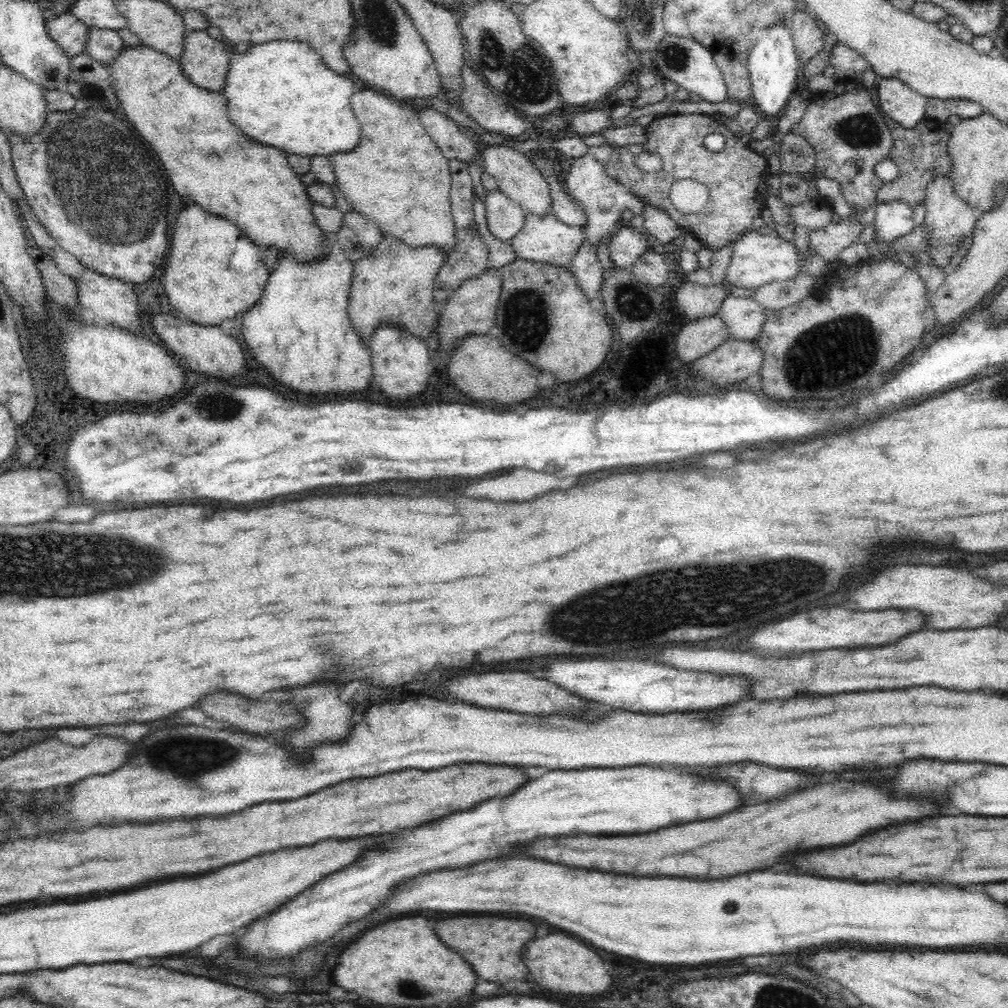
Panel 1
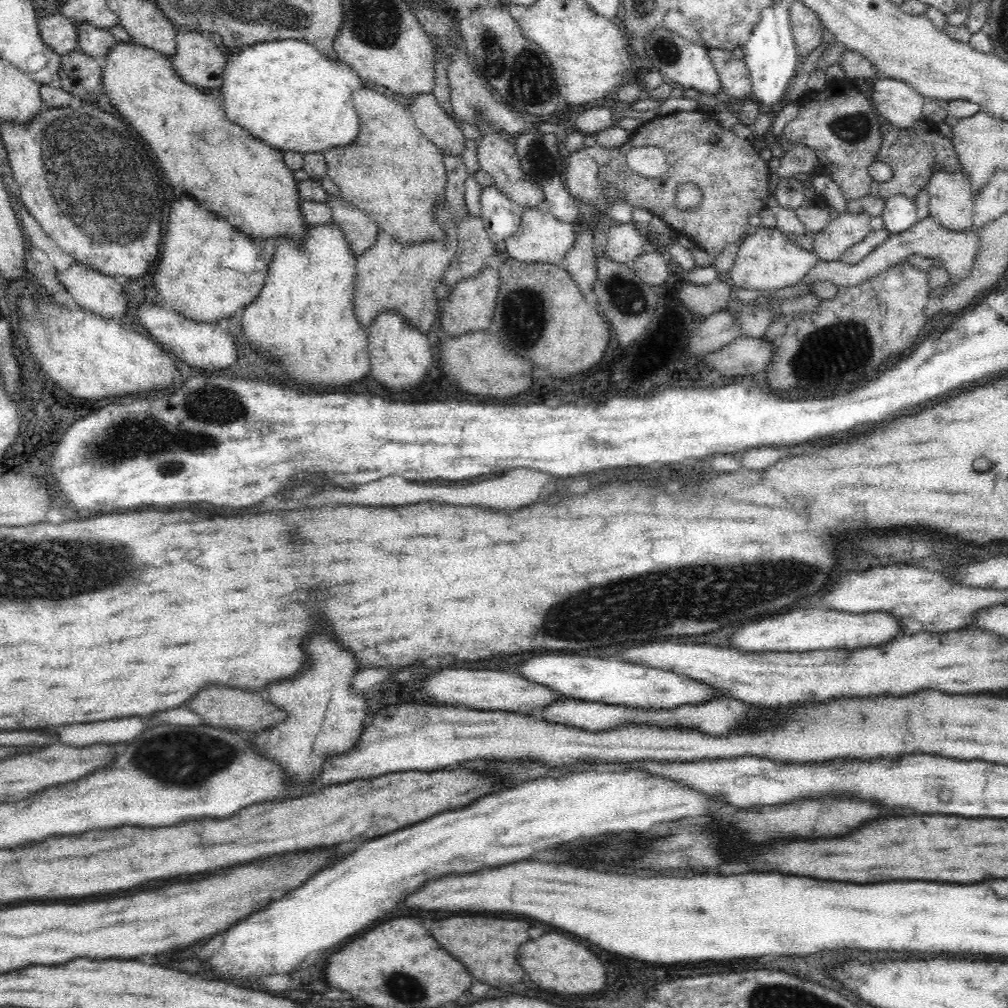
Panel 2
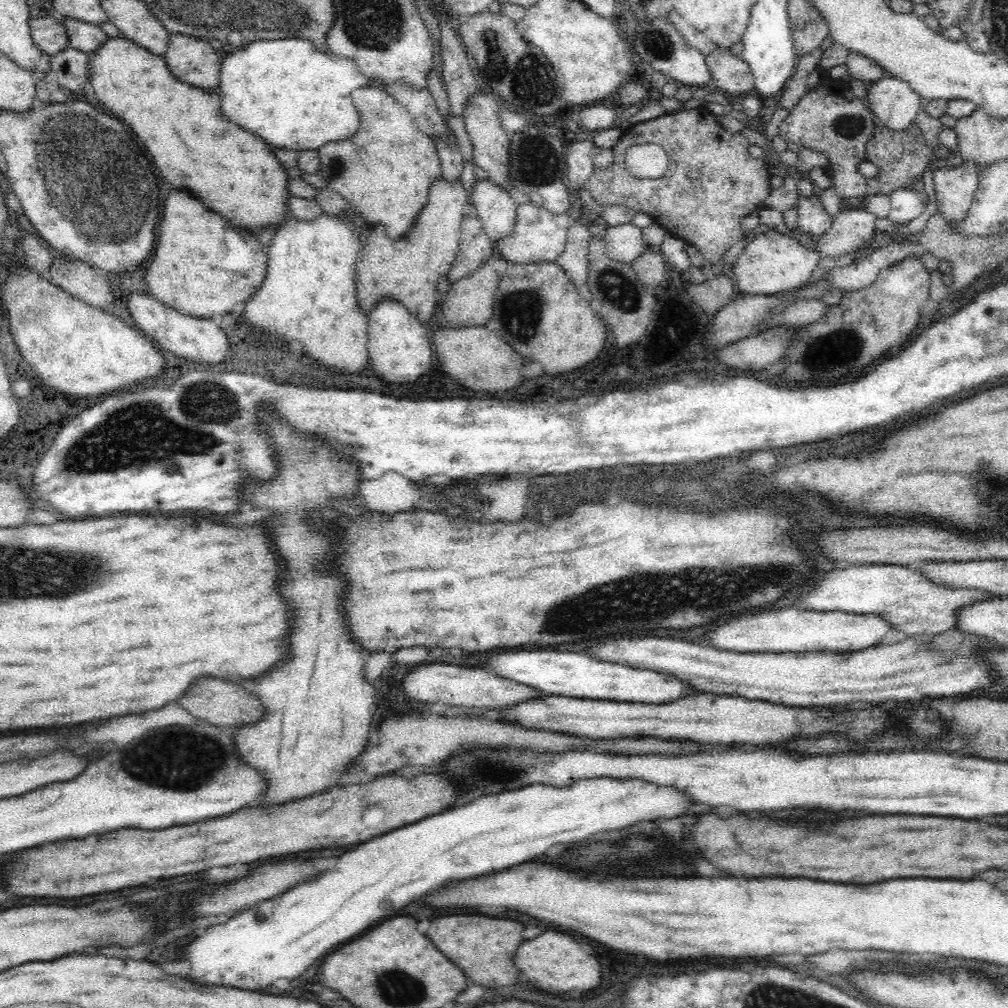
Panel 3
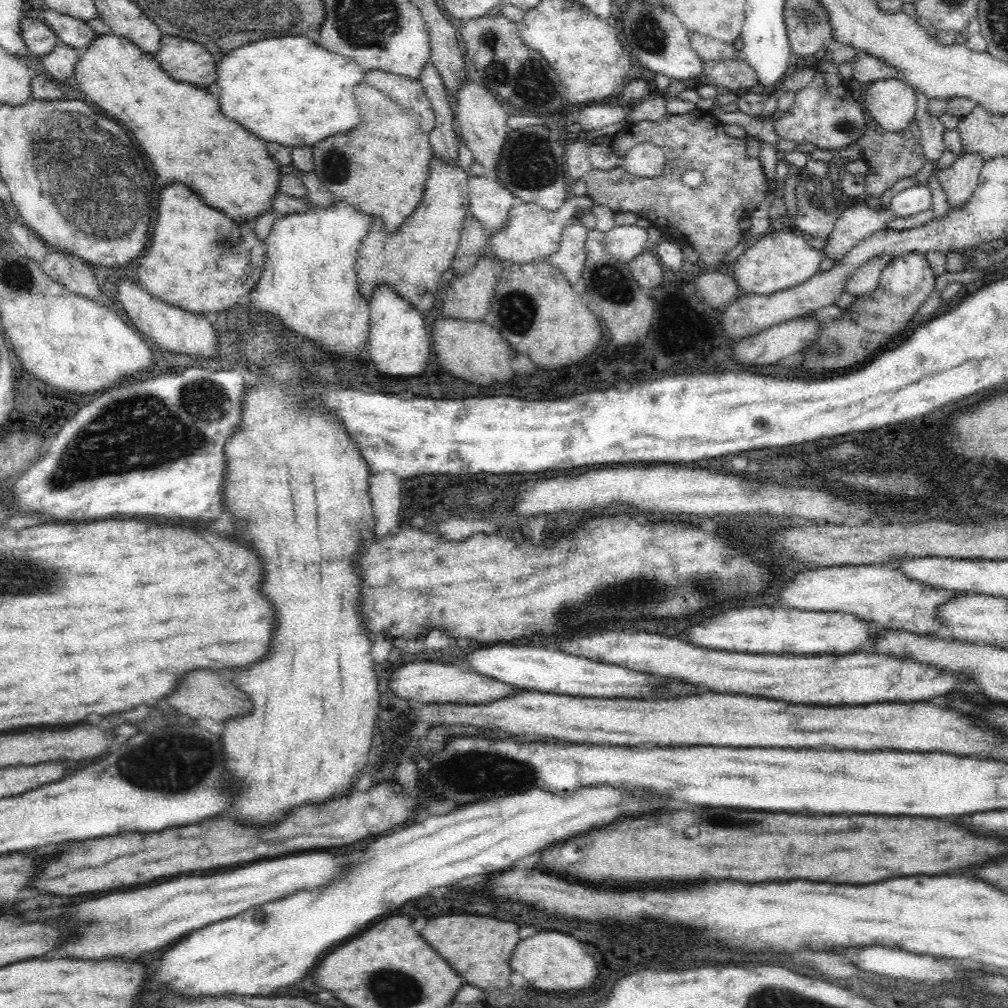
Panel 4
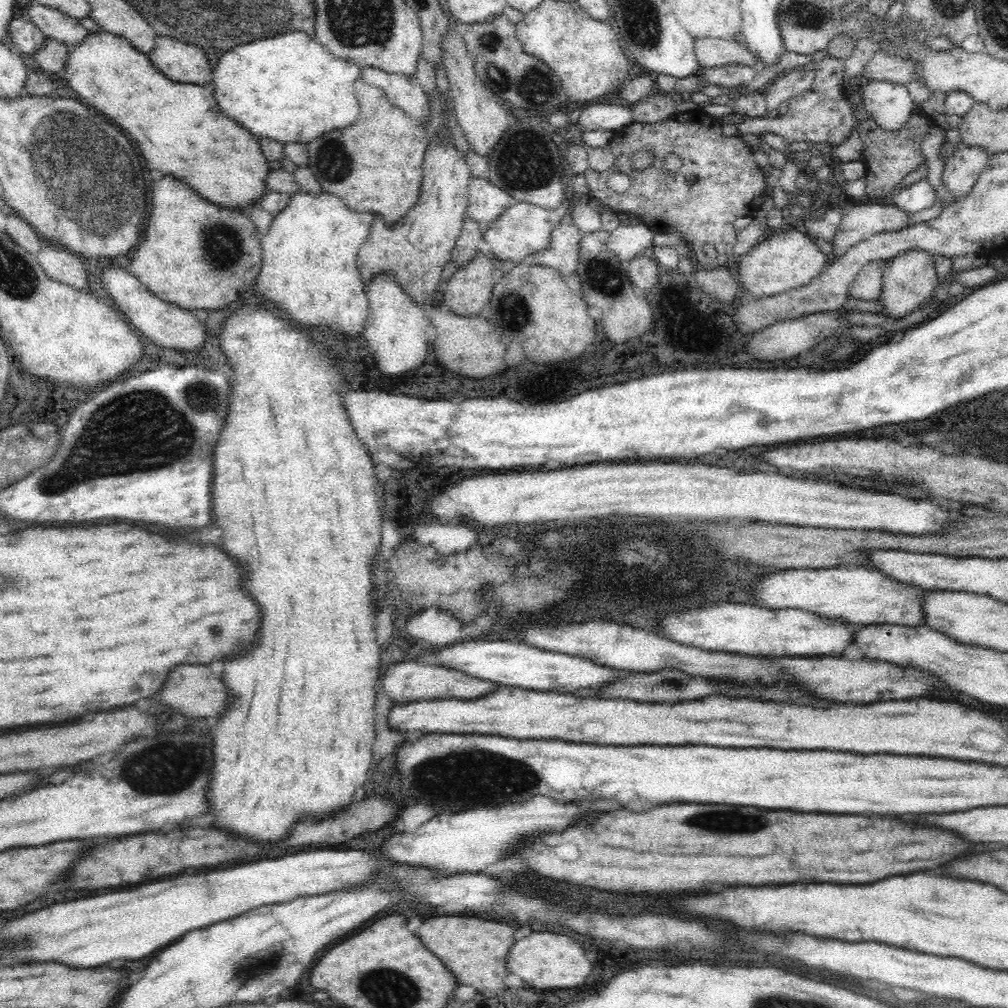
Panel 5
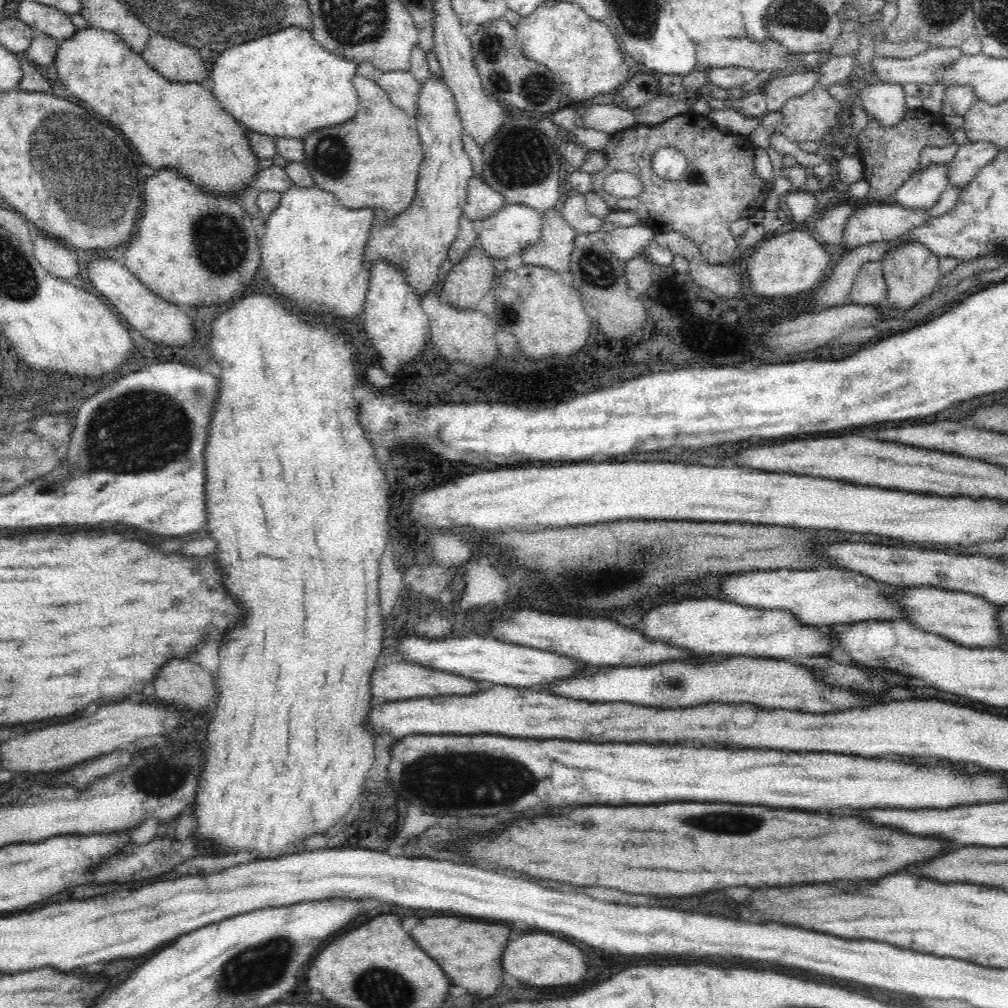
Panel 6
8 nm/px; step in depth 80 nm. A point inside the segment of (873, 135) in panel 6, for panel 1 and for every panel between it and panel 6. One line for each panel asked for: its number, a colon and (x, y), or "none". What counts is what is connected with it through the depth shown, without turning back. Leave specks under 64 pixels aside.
1: (921, 152)
2: (911, 152)
3: (901, 156)
4: (890, 156)
5: (889, 155)

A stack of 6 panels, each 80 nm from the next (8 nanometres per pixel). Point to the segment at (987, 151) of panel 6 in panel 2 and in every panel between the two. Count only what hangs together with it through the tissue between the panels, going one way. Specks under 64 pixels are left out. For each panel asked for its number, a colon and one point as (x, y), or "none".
2: (951, 200)
3: (955, 187)
4: (959, 180)
5: (962, 169)

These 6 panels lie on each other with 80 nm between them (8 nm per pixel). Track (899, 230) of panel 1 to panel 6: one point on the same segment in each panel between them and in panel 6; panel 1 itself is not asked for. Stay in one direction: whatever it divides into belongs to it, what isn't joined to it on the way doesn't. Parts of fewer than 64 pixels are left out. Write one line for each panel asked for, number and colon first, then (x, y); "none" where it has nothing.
2: (899, 214)
3: (906, 204)
4: (914, 199)
5: (920, 195)
6: (921, 191)

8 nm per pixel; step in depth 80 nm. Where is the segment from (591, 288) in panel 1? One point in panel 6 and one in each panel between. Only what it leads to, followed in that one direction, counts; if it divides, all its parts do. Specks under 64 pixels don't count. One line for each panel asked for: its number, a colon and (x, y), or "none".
2: (580, 262)
3: (573, 259)
4: (569, 259)
5: (561, 254)
6: (553, 249)

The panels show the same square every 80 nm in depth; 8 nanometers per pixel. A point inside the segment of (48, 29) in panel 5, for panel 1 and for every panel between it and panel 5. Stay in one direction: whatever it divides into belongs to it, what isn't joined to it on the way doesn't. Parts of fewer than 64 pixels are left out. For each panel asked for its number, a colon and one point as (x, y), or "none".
1: (102, 44)
2: (95, 41)
3: (84, 36)
4: (76, 33)

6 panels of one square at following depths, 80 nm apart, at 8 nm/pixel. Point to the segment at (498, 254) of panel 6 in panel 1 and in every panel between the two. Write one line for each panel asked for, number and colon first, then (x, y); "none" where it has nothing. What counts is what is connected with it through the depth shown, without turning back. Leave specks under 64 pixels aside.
1: (545, 239)
2: (542, 237)
3: (539, 235)
4: (531, 233)
5: (523, 228)

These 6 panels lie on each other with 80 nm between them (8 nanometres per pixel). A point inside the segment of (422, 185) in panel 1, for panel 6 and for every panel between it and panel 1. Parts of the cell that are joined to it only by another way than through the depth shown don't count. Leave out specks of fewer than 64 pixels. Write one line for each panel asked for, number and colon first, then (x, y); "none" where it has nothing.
2: (377, 174)
3: (384, 170)
4: (379, 167)
5: (376, 168)
6: (372, 160)

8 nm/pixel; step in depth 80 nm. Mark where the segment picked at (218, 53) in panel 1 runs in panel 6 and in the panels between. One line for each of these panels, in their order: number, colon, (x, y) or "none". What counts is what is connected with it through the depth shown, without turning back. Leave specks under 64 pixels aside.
2: (198, 61)
3: (191, 60)
4: (183, 60)
5: (181, 62)
6: (177, 62)

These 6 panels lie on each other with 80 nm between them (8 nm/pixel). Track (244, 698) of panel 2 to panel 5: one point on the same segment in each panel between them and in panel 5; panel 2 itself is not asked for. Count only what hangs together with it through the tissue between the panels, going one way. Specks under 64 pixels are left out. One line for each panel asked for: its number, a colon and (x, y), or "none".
3: (220, 703)
4: (200, 693)
5: (193, 690)

